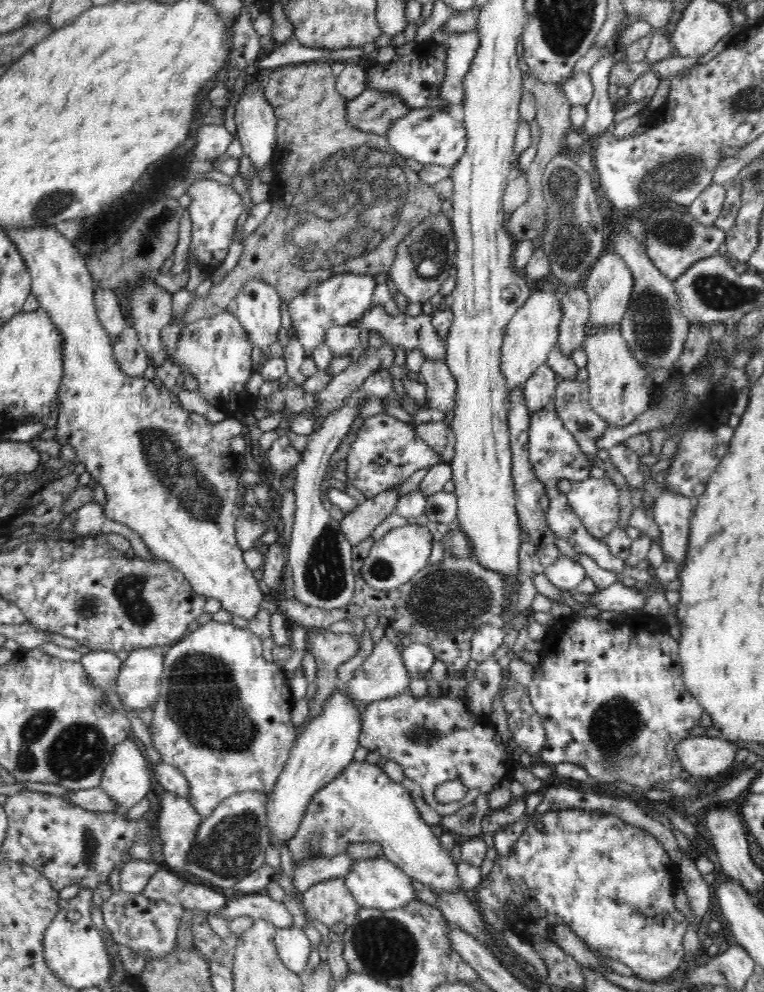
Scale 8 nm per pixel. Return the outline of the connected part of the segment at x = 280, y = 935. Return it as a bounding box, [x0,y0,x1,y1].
[274,927,310,976]

